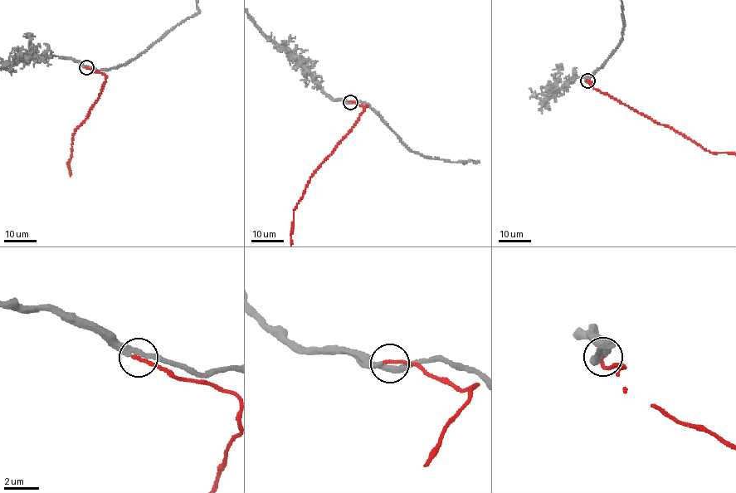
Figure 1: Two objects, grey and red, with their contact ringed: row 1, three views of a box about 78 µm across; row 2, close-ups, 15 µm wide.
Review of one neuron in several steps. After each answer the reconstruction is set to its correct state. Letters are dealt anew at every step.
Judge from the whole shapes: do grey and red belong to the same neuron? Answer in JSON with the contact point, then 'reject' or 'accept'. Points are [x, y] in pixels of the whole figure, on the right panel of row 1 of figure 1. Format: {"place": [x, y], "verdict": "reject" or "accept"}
{"place": [587, 80], "verdict": "accept"}

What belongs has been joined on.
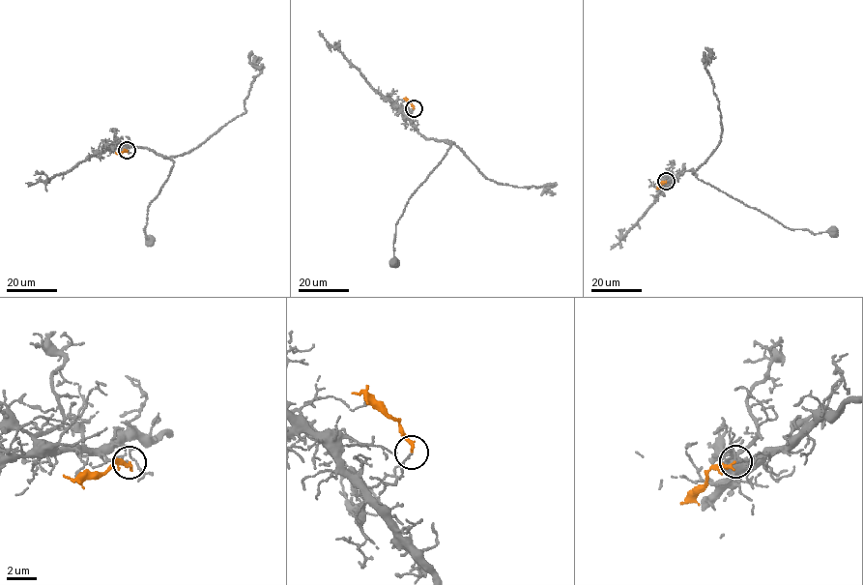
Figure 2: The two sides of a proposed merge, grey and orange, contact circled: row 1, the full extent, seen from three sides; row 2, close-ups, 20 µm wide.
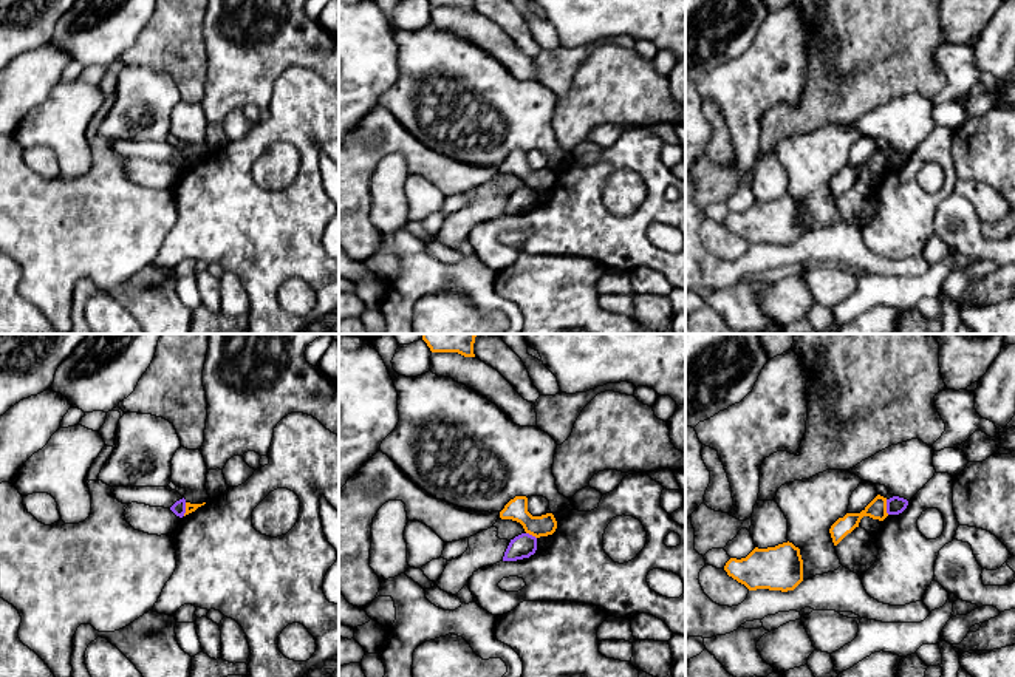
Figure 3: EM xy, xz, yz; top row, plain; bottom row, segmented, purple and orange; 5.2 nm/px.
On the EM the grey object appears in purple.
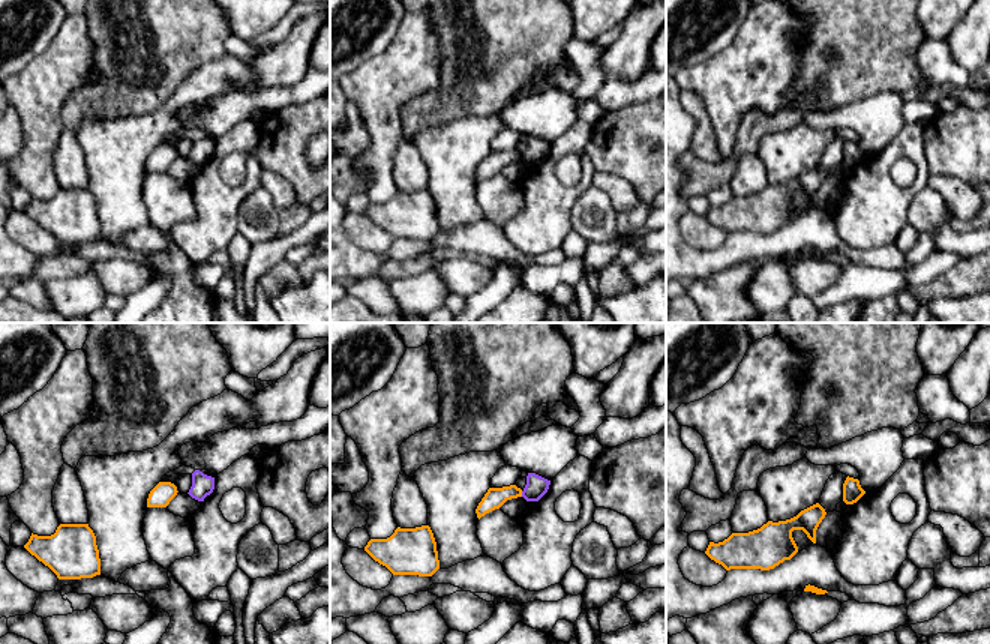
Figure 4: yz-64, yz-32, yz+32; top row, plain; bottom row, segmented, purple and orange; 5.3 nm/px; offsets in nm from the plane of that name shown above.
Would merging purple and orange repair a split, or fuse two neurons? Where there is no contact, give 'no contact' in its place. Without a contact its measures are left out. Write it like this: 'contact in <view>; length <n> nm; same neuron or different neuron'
contact in yz; length 80 nm; different neuron

